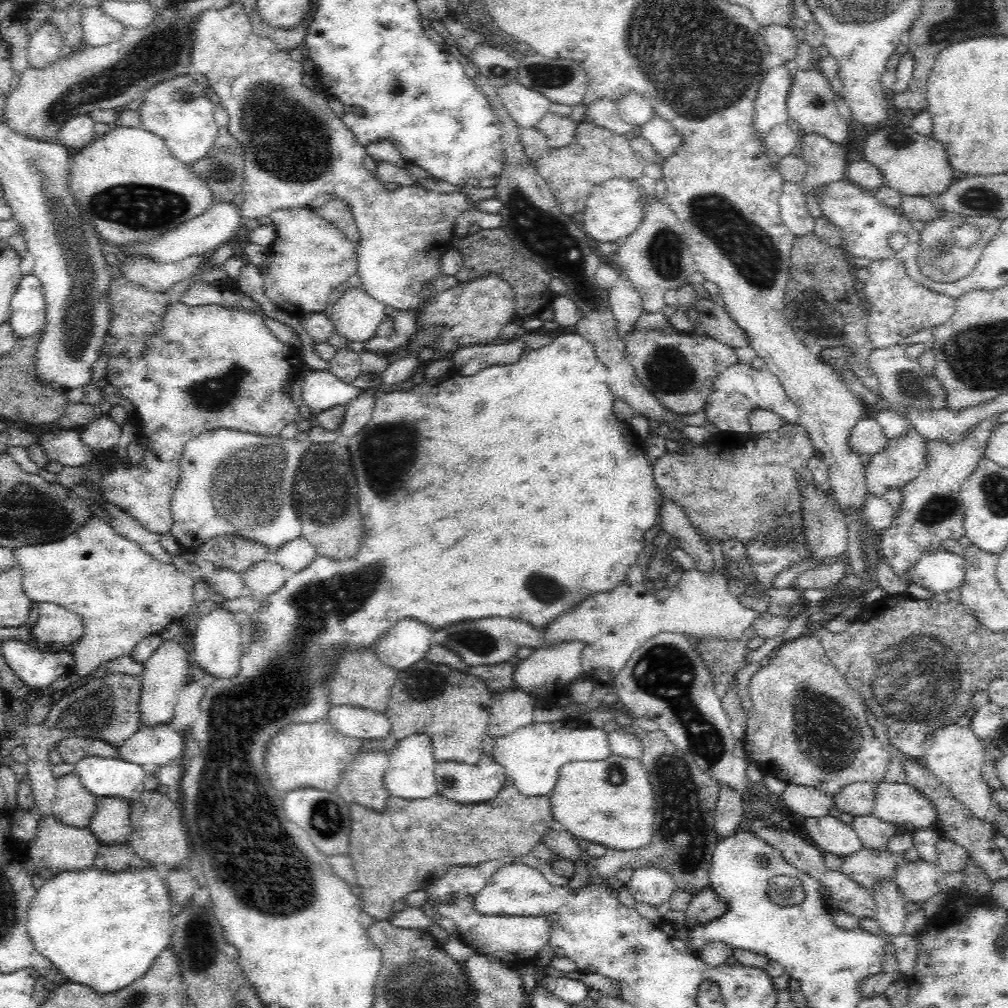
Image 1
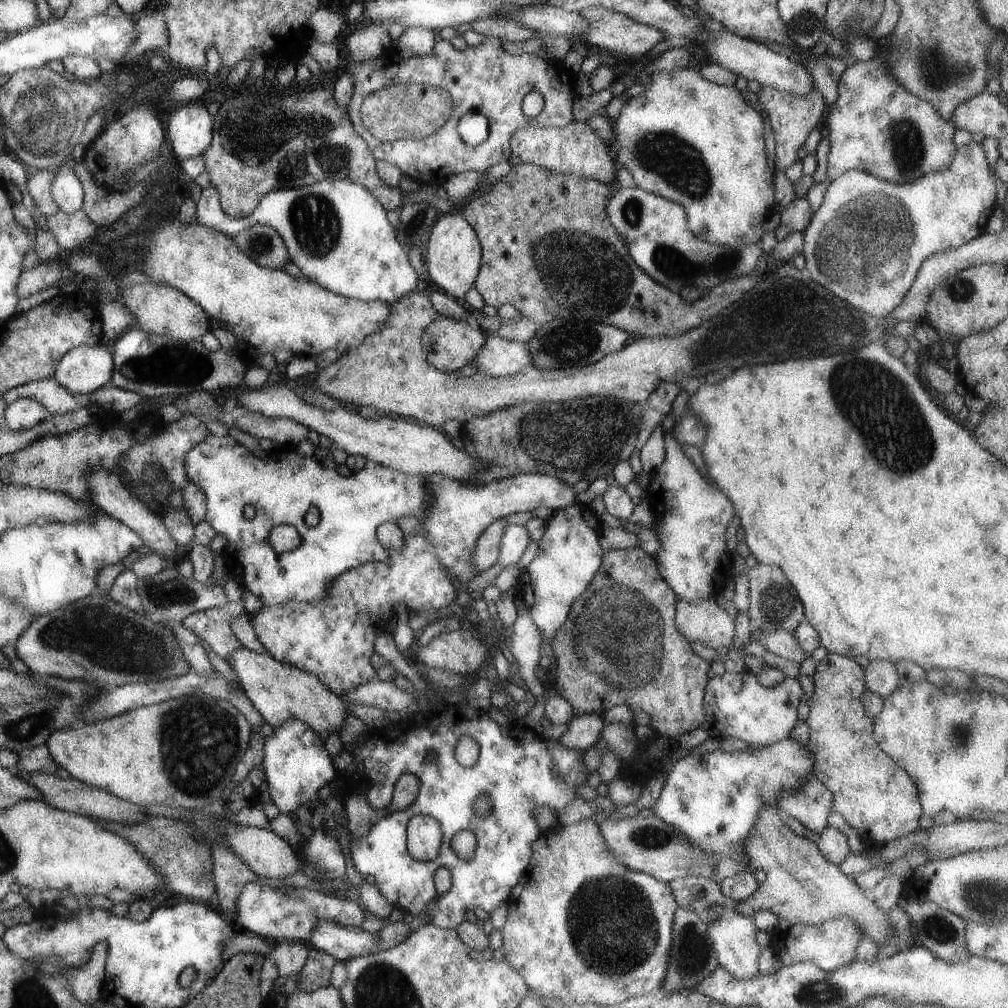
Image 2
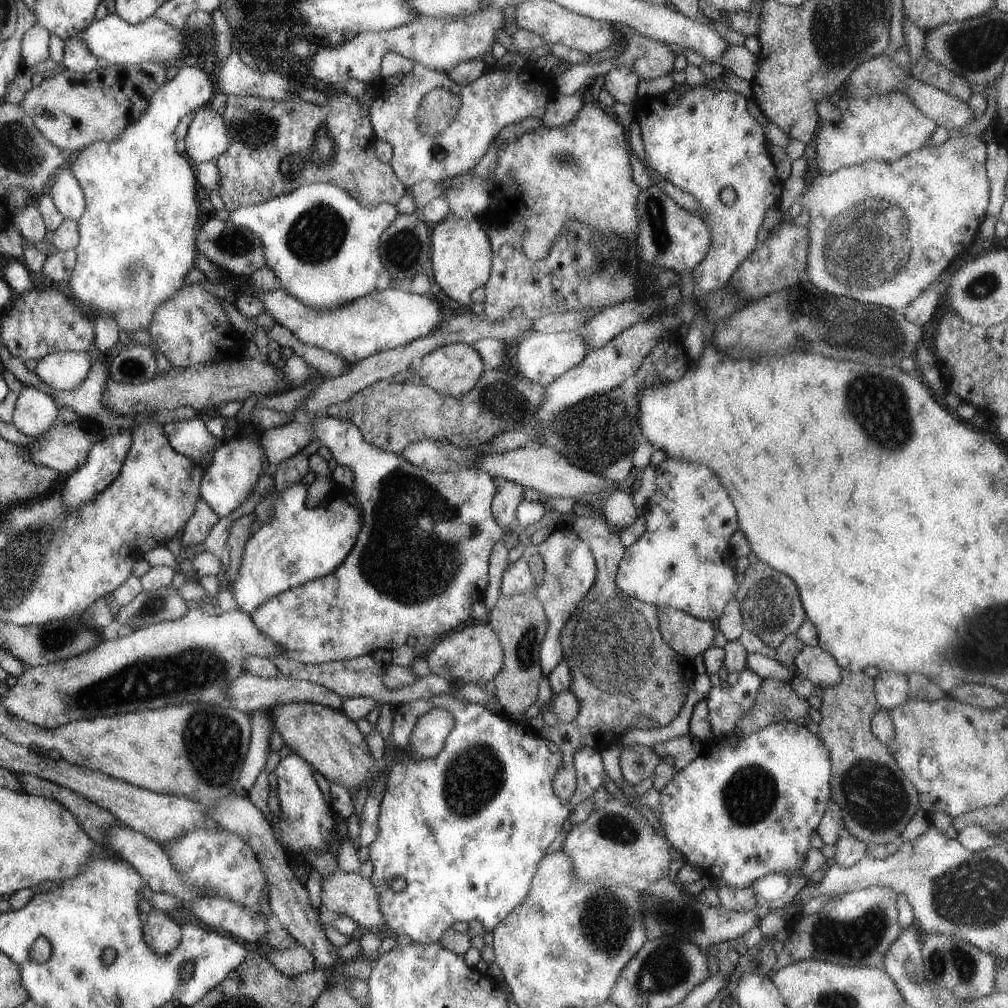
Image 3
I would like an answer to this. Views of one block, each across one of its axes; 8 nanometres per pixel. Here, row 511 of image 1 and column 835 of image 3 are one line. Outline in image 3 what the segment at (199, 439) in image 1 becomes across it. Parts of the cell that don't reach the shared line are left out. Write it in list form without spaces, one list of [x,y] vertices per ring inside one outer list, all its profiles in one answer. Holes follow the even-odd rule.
[[[970,134],[949,138],[944,144],[938,146],[923,146],[921,149],[898,158],[896,162],[870,160],[854,166],[845,166],[835,170],[832,174],[821,174],[818,178],[814,178],[810,188],[804,190],[798,199],[803,209],[808,210],[808,214],[810,214],[809,222],[805,226],[808,230],[808,240],[810,240],[805,271],[808,273],[812,284],[826,293],[844,294],[844,296],[854,298],[860,303],[879,305],[903,314],[908,304],[926,291],[926,288],[944,272],[956,257],[968,253],[969,247],[977,238],[981,221],[986,217],[991,191],[985,167],[986,159],[987,143],[978,138],[978,135]]]

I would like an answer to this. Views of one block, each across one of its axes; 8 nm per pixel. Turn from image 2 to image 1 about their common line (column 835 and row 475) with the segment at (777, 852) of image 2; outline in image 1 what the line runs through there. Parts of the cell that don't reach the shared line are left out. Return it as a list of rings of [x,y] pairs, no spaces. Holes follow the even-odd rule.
[[[908,424],[908,430],[904,436],[888,439],[886,448],[878,454],[872,455],[869,463],[865,466],[865,479],[867,494],[869,496],[884,496],[890,488],[902,488],[908,482],[912,482],[927,465],[927,440],[920,436],[919,432]]]

